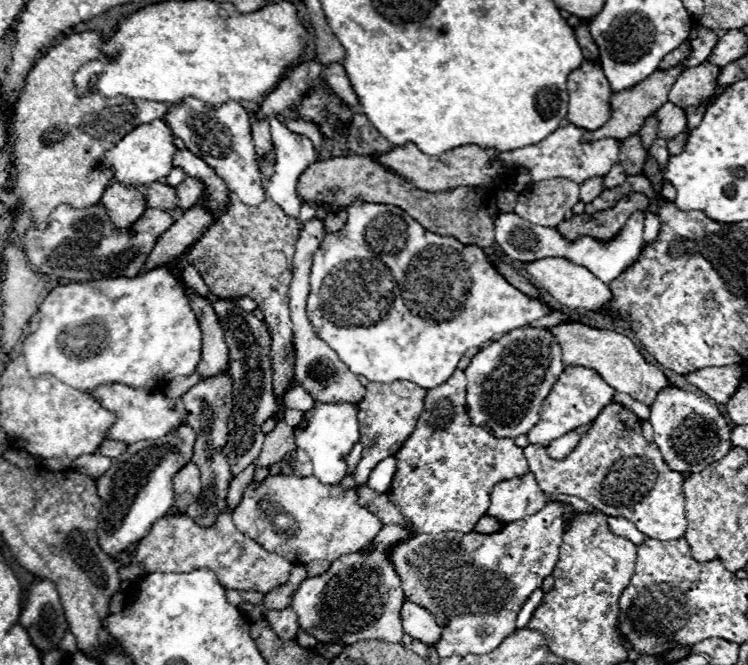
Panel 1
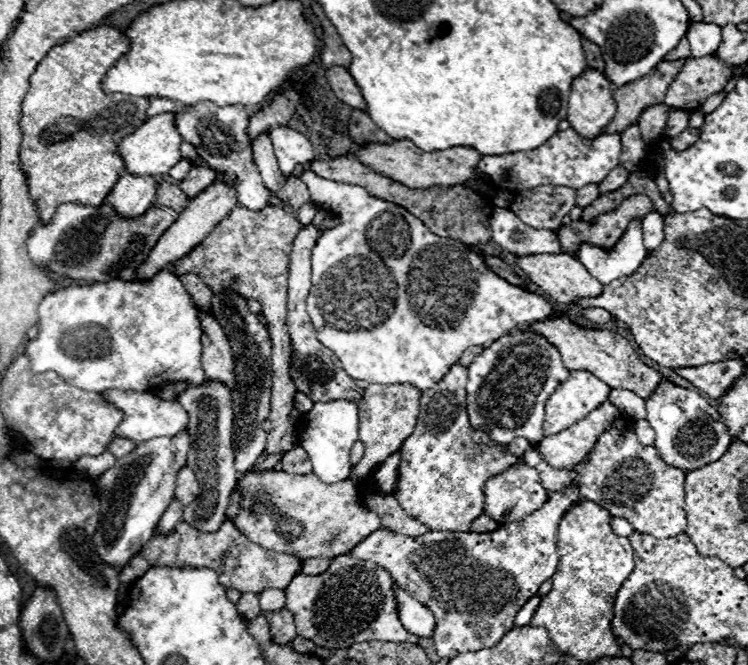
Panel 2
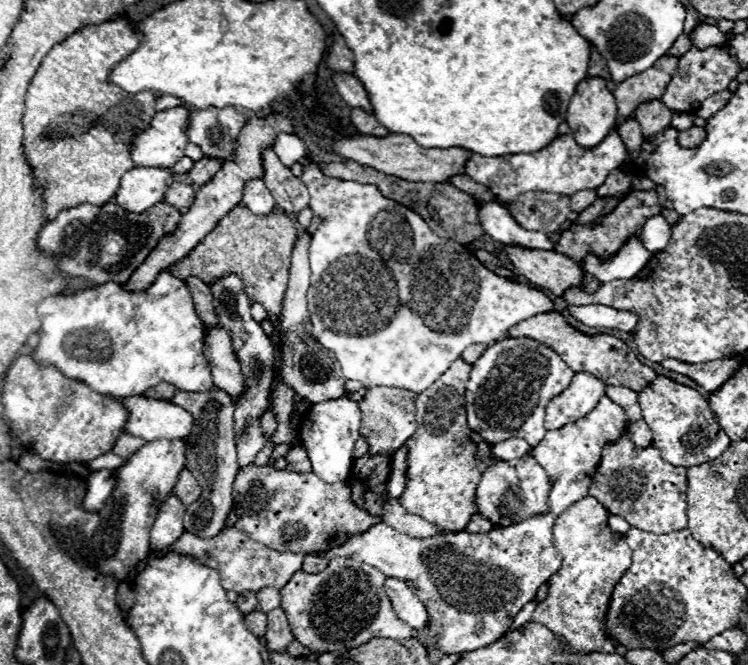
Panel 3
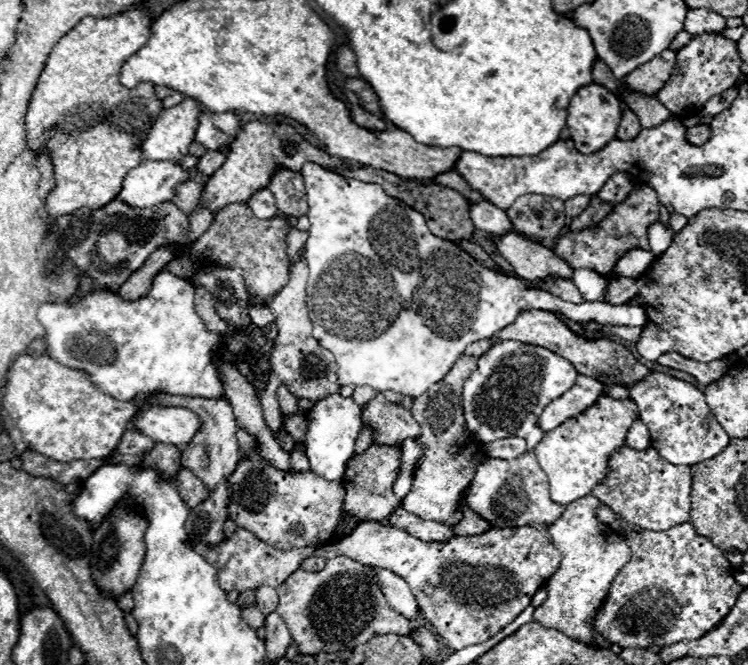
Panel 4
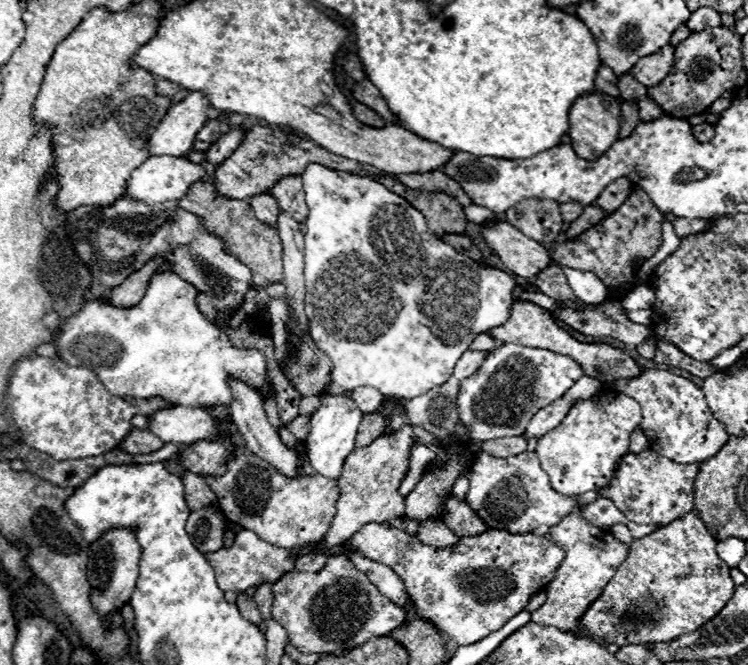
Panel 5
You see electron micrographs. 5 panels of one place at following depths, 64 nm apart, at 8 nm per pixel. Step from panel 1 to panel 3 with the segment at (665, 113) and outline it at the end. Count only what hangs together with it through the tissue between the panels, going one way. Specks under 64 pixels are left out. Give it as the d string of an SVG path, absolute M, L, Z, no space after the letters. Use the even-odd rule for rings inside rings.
M676 112L676 114L672 116L672 122L670 122L670 124L682 132L682 130L688 130L688 128L694 126L694 116L692 116L692 114Z

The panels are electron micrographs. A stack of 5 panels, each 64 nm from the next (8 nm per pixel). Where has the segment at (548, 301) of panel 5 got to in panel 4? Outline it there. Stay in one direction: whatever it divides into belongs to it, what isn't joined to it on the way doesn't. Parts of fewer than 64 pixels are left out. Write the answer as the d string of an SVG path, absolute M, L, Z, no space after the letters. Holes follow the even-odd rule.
M306 164L300 174L304 176L310 206L310 228L304 252L310 270L306 284L306 308L312 320L312 336L322 348L330 350L338 362L340 386L372 386L376 390L394 390L410 398L418 398L424 394L424 390L440 382L450 372L450 366L454 366L454 362L464 354L468 344L480 338L494 338L498 330L516 320L522 308L564 314L576 322L596 320L602 324L626 326L646 324L646 310L640 306L632 308L610 306L606 302L562 302L560 298L544 294L544 290L526 288L518 278L480 266L454 242L434 236L428 230L422 214L410 210L410 206L404 202L386 196L378 184L346 178L318 164ZM332 394L320 402L312 410L306 412L308 430L304 438L304 452L310 460L310 470L324 480L340 482L346 472L346 462L354 454L354 442L362 428L362 408L352 400L340 394Z

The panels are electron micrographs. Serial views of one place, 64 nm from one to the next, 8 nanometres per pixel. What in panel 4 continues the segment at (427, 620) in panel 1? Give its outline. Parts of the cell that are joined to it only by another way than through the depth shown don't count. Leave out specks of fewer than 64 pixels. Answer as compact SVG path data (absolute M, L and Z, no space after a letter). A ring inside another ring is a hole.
M372 568L374 570L374 580L382 586L382 592L386 594L386 600L390 602L390 606L404 614L408 620L414 620L418 616L418 604L416 598L410 594L410 588L406 586L406 582L392 574L390 570L382 570L382 568Z

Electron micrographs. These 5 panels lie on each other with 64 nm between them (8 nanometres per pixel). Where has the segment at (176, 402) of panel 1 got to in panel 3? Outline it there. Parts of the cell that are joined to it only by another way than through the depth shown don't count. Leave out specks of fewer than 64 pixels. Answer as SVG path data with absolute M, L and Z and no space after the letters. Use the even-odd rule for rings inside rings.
M130 396L122 400L130 416L124 432L152 440L186 440L194 426L194 416L180 406L166 400L152 400L142 396Z

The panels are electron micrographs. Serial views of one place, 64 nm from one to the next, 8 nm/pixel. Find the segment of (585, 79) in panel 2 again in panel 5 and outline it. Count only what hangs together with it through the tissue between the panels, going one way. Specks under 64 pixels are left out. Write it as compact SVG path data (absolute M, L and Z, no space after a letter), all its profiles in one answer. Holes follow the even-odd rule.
M594 90L592 94L580 96L570 108L570 138L572 138L570 144L580 158L586 160L600 158L618 140L618 130L620 130L620 102L614 100L612 96Z

